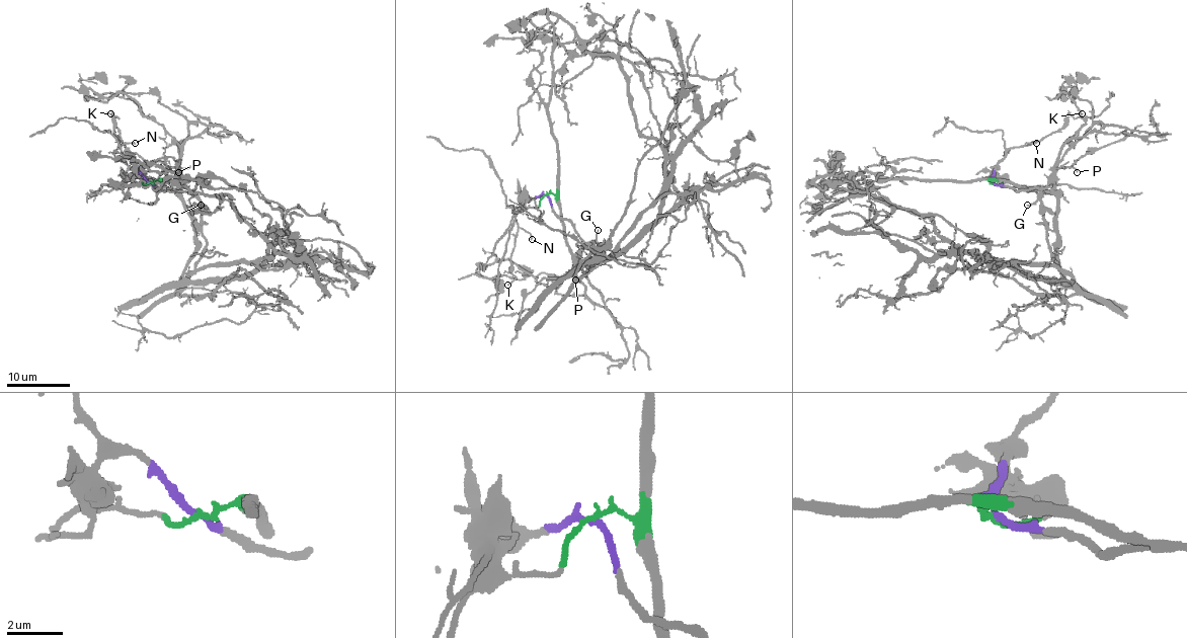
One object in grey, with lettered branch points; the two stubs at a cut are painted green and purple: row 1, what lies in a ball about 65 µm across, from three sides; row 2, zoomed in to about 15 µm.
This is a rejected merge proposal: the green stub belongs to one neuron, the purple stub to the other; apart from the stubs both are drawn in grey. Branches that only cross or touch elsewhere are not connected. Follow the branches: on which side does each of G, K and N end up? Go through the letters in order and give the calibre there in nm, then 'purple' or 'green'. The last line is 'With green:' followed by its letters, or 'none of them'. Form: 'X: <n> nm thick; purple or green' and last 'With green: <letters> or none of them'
G: 110 nm thick; purple
K: 100 nm thick; purple
N: 130 nm thick; purple
With green: none of them

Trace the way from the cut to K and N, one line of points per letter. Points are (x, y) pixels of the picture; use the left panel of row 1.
K: (149, 181), (130, 166), (119, 149), (114, 115), (119, 118), (111, 113)
N: (149, 181), (130, 166), (119, 149), (135, 142)

